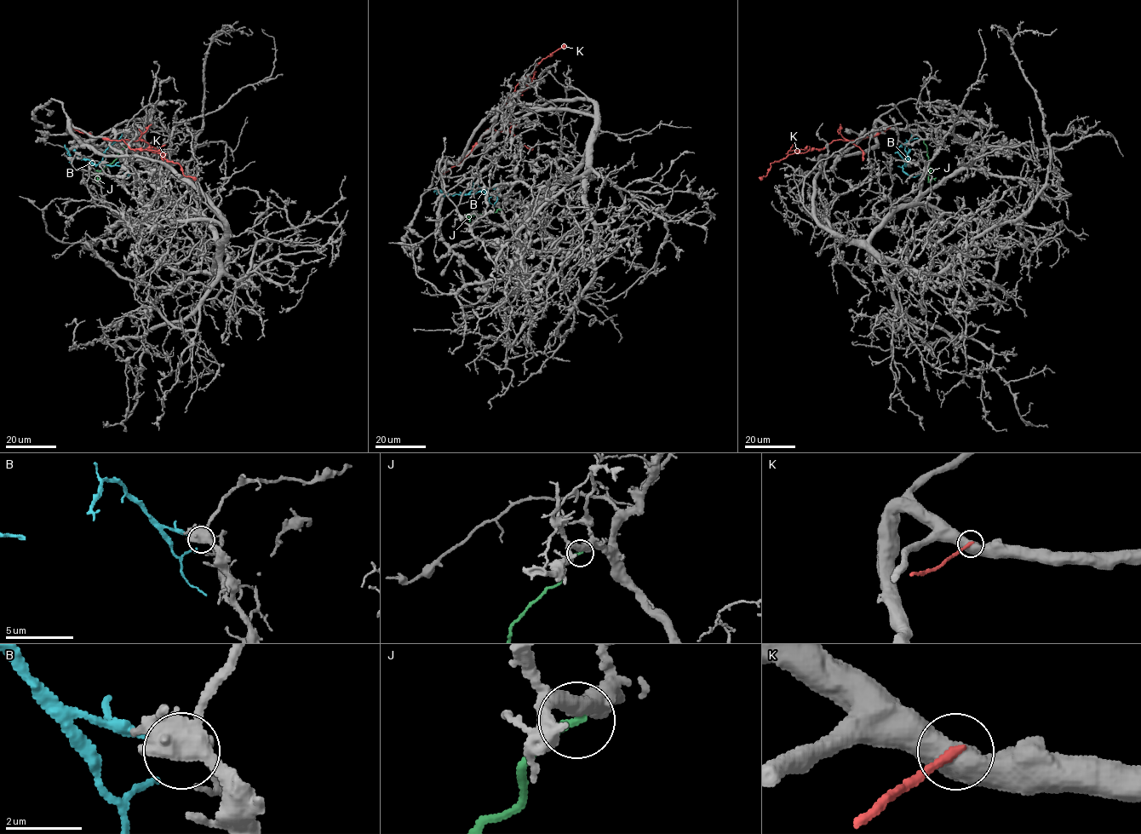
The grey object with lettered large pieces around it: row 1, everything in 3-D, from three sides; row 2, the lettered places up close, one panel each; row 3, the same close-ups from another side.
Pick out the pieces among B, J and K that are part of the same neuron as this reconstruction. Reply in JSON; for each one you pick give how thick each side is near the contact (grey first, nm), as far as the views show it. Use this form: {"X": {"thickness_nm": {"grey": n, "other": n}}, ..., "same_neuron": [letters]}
{"same_neuron": []}

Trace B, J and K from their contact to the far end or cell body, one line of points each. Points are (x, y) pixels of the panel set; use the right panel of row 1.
B: (908, 140), (898, 148), (899, 155), (908, 164), (903, 165), (903, 170), (911, 177), (922, 172)
J: (924, 140), (930, 168), (928, 179), (931, 181), (936, 177)
K: (890, 127), (874, 135), (834, 140), (822, 149), (788, 155), (771, 163), (766, 175), (759, 179)

